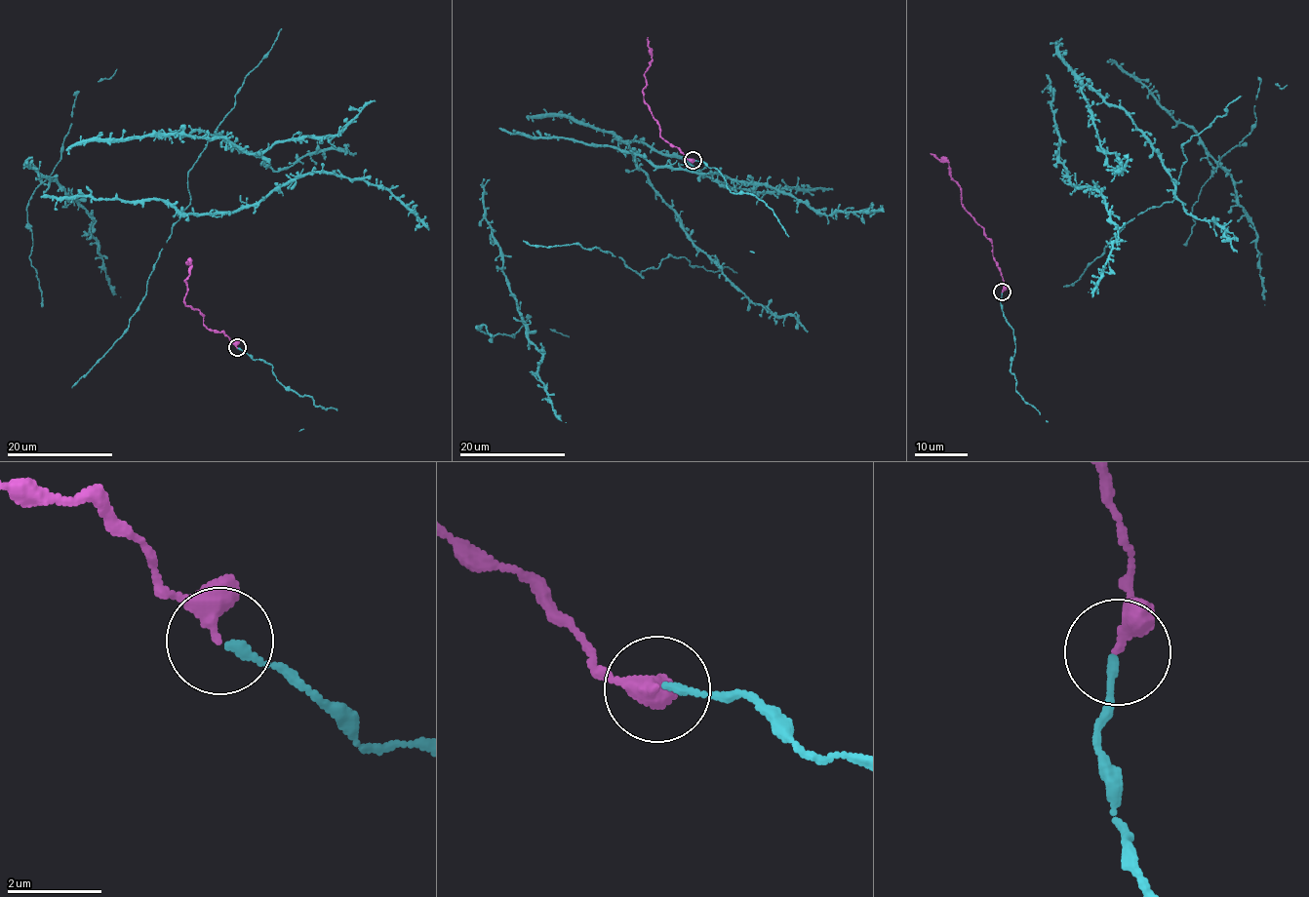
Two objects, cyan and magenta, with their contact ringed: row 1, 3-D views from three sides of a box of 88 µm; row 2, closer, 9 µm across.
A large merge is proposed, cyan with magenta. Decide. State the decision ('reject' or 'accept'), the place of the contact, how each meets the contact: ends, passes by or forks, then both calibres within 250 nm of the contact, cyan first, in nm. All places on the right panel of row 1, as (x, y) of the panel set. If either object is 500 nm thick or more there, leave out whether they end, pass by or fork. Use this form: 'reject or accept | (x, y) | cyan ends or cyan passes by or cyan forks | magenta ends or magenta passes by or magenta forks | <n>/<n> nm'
accept | (1002, 292) | cyan ends | magenta passes by | 150/260 nm

